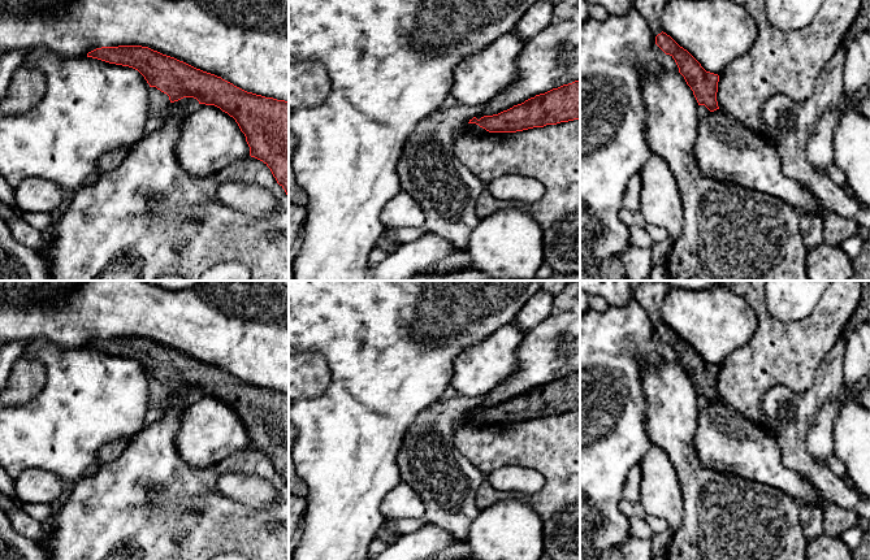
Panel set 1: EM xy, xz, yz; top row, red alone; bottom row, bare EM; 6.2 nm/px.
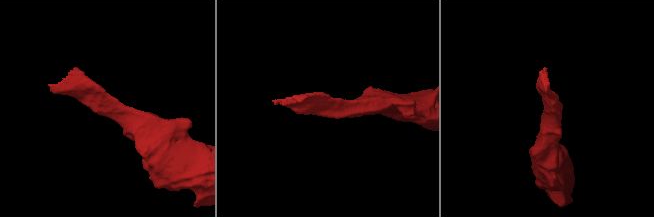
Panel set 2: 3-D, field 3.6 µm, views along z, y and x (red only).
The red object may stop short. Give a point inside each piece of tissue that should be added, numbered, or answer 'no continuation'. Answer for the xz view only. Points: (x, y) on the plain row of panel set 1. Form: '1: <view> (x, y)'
no continuation

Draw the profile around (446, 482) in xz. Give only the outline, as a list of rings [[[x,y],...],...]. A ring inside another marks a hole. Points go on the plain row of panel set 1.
[[[458,395],[447,400],[440,399],[425,407],[406,431],[397,456],[401,481],[415,490],[425,507],[423,521],[442,528],[459,541],[467,541],[469,526],[481,511],[476,505],[476,492],[482,485],[485,476],[456,450],[454,446],[454,431],[455,426],[466,420],[468,413],[480,403],[481,398],[464,398]]]

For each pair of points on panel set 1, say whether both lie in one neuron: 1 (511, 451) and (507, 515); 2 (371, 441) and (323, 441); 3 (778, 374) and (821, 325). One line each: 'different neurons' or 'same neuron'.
1: different neurons
2: same neuron
3: same neuron

